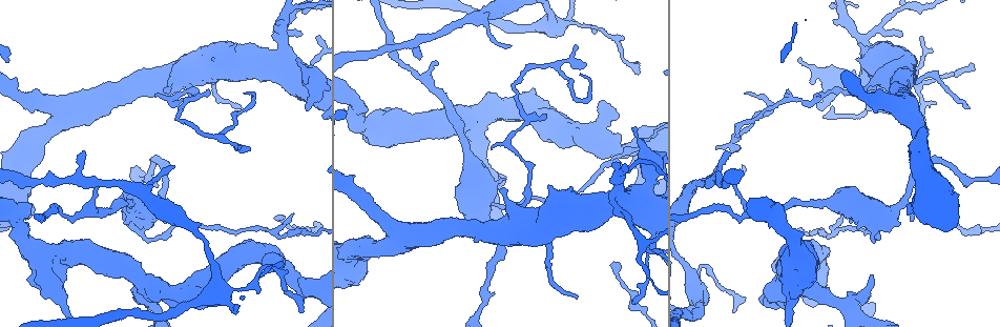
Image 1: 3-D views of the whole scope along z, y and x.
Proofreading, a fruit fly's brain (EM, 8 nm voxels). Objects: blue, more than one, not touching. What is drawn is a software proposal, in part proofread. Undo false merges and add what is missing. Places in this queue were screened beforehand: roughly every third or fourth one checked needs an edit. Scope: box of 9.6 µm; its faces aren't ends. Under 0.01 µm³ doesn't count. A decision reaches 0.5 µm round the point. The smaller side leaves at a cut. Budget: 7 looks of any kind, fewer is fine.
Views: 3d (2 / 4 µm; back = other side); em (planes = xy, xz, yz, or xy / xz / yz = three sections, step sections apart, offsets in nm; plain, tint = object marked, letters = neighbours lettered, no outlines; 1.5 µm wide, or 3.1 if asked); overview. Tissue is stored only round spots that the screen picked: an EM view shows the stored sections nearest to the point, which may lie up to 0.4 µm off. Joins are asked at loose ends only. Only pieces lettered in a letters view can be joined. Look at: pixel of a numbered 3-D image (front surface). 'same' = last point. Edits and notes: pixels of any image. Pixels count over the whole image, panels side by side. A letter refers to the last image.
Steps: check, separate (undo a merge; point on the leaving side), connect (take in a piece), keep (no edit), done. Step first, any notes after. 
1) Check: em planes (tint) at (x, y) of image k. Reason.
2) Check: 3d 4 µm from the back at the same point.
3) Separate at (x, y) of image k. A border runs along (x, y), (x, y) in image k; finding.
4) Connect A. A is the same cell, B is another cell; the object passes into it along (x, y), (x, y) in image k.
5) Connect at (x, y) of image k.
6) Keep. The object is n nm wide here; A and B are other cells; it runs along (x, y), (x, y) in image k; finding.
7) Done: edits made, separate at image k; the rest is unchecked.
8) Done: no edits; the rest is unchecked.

Check: em planes (letters) at (236, 44) of image 1. Free end.

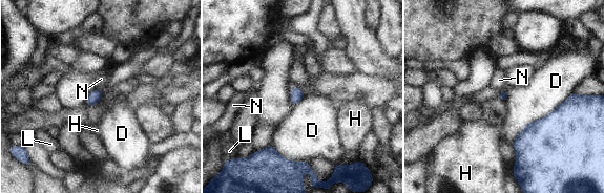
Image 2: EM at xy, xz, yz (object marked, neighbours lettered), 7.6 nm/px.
Keep. D, H, L and N are other cells; a border runs along (574, 92), (532, 121), (513, 144) in image 2; no lettered piece goes on from it.

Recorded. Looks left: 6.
Check: em planes (letters) at (871, 276) of image 1. Branch stops here.

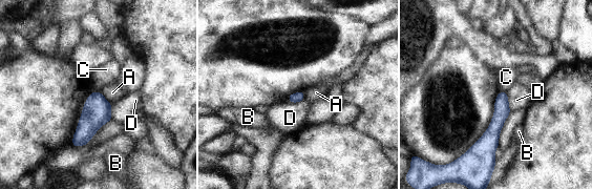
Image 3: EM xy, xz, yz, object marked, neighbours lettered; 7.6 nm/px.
Keep. A, B, C and D are other cells; a border runs along (500, 90), (506, 92) in image 3; none of them fits.

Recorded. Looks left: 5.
Check: em planes (letters) at (277, 220) of image 1. Tapers out.

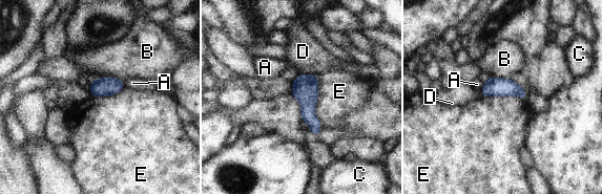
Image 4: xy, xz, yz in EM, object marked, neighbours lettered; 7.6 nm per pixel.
Keep. A, B, C, D and E are other cells; no lettered piece goes on from it.

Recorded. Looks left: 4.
Done: no edits; the rest is unchecked.

